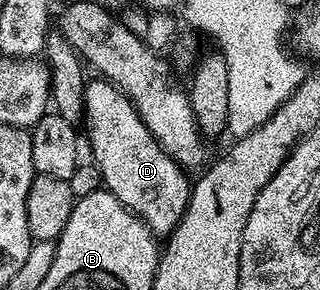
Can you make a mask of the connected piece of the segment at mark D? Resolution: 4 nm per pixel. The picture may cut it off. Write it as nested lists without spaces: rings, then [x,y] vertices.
[[[107,80],[89,81],[84,87],[84,120],[88,126],[86,146],[92,149],[91,161],[99,168],[103,189],[110,191],[123,206],[127,206],[152,230],[153,235],[167,236],[180,222],[188,207],[188,197],[192,194],[189,175],[154,140],[154,136],[140,119],[140,113],[132,106],[126,95]]]

